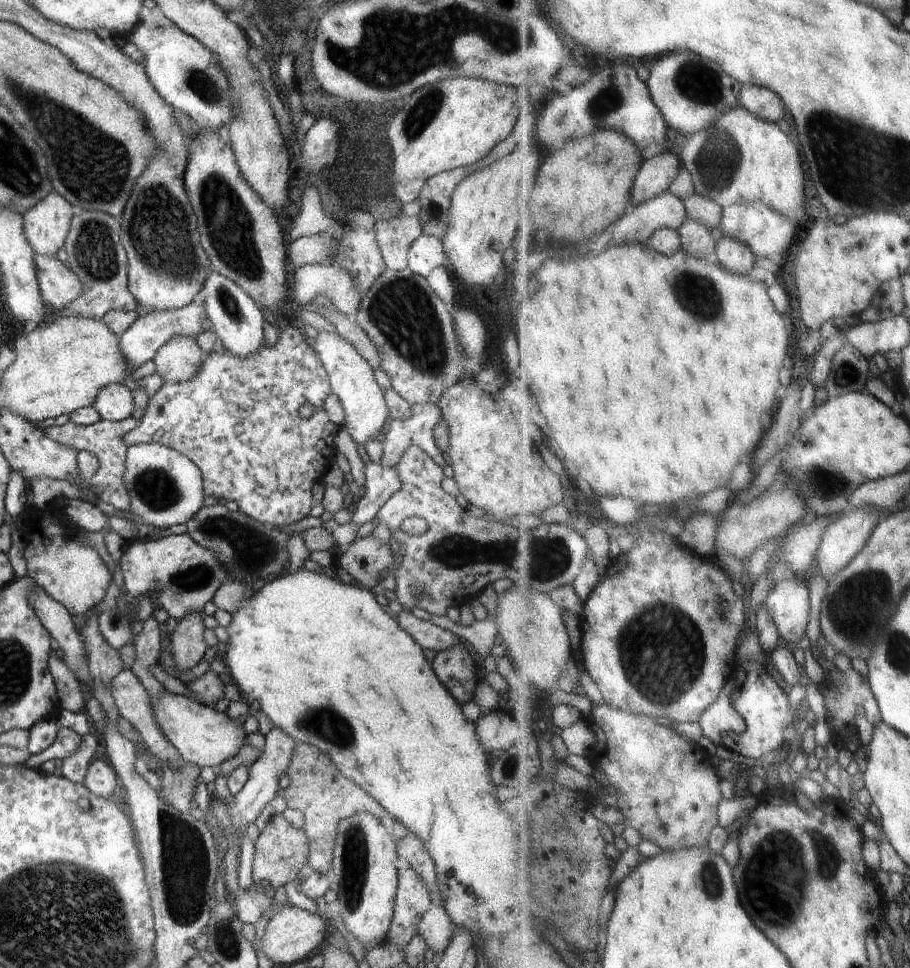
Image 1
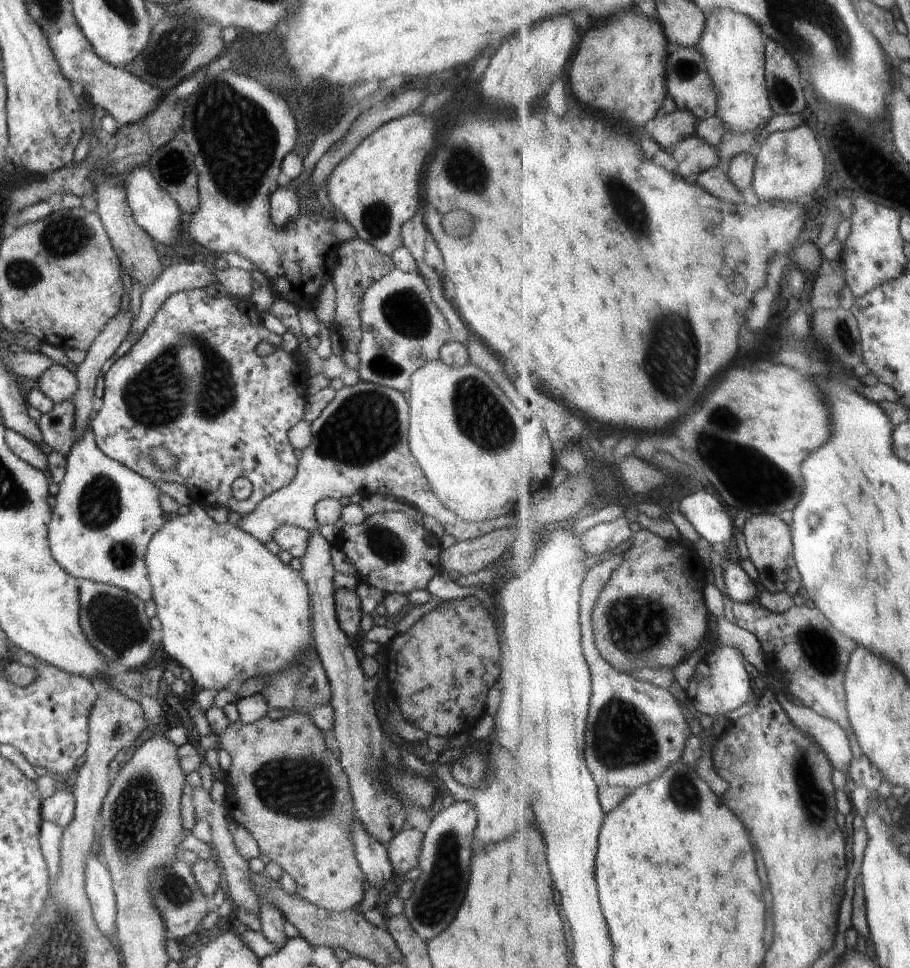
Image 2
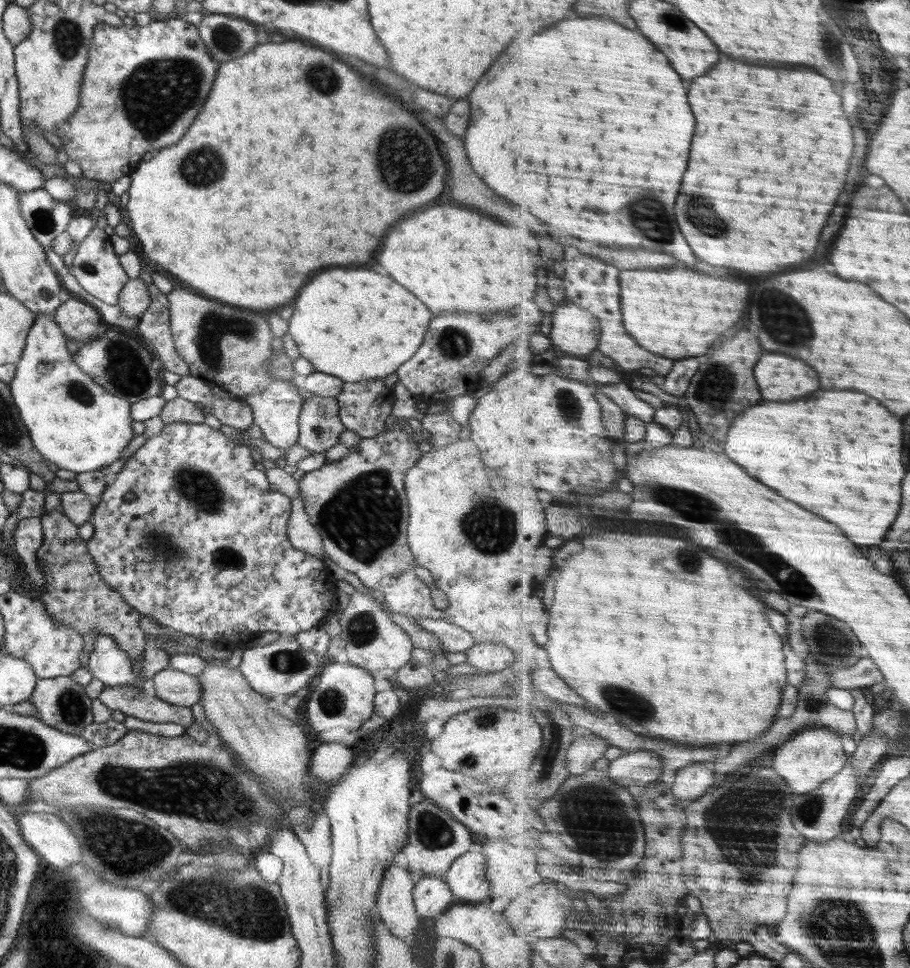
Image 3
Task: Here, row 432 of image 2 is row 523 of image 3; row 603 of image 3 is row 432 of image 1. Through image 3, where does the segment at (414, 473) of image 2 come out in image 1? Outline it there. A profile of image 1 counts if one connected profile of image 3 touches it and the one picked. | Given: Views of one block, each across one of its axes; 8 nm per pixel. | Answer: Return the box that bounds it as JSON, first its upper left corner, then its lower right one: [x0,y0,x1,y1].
[380,404,448,467]

